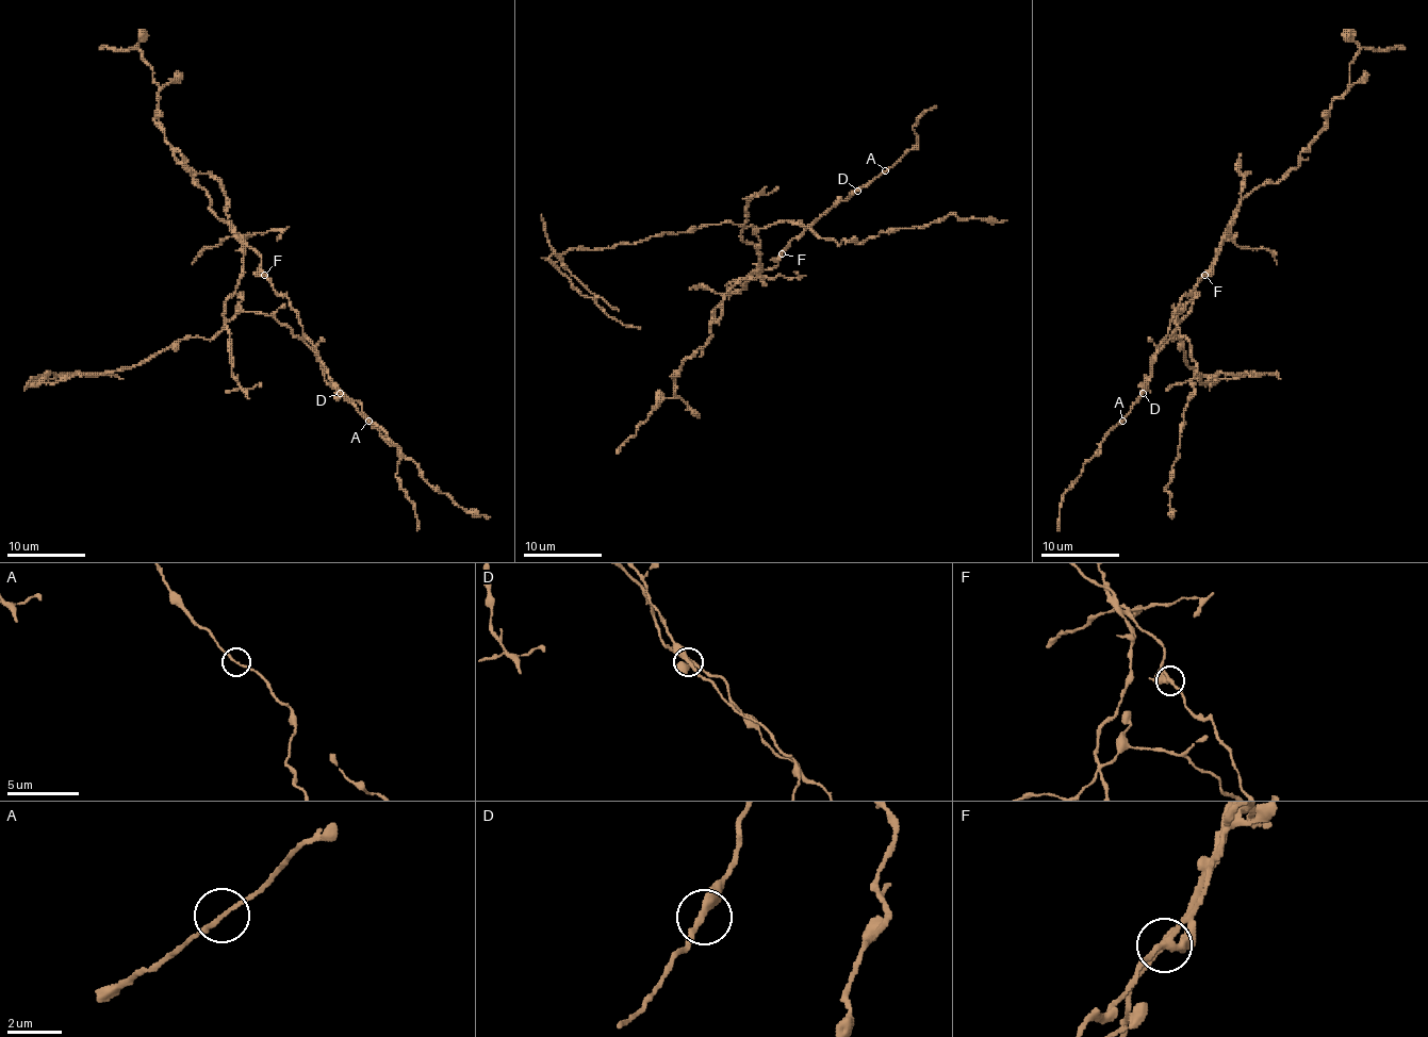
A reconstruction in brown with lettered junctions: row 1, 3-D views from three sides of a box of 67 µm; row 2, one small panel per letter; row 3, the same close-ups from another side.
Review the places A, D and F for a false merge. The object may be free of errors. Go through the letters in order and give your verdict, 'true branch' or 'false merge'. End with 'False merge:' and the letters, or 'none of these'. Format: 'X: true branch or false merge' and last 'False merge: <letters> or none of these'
A: true branch
D: true branch
F: false merge
False merge: F

